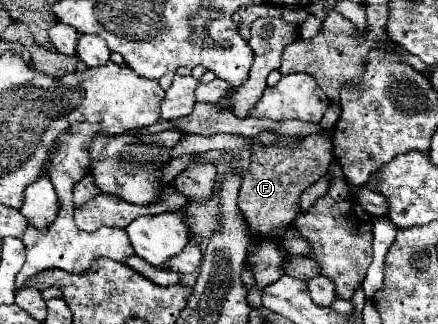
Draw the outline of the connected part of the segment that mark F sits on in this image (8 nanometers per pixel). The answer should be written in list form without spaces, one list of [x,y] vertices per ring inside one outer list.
[[[312,135],[304,137],[300,145],[256,145],[250,153],[250,167],[240,187],[240,211],[250,225],[250,233],[262,237],[280,237],[284,235],[284,229],[296,219],[298,201],[304,189],[320,181],[320,177],[324,177],[328,171],[328,165],[334,159],[332,141],[328,141],[328,137]]]

